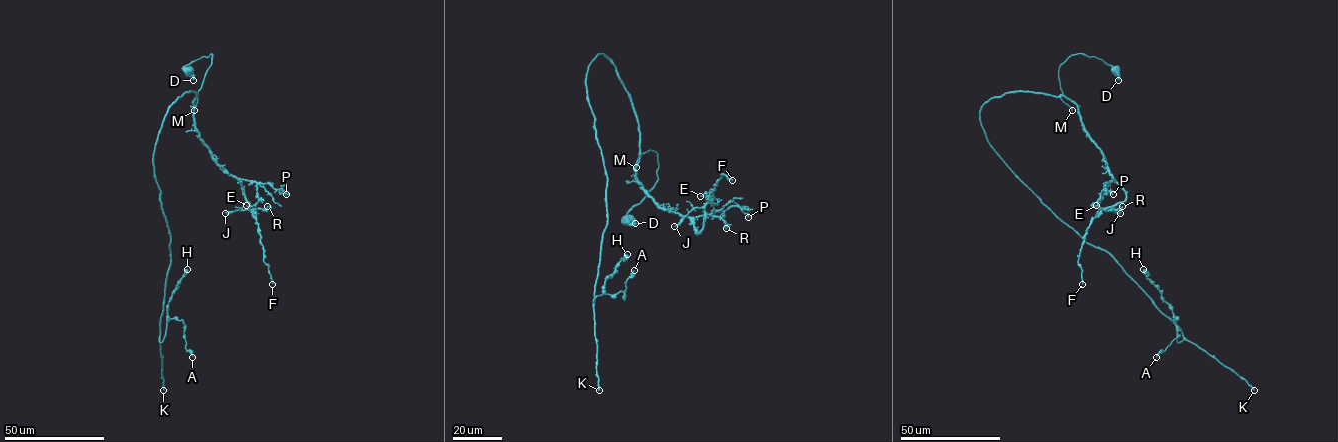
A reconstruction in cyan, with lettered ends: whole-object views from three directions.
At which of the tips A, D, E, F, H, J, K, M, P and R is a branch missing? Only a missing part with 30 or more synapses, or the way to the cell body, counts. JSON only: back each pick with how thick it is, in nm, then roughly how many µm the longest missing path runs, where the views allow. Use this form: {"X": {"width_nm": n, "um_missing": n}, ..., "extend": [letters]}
{"K": {"width_nm": 340, "um_missing": 550}, "extend": ["K"]}

